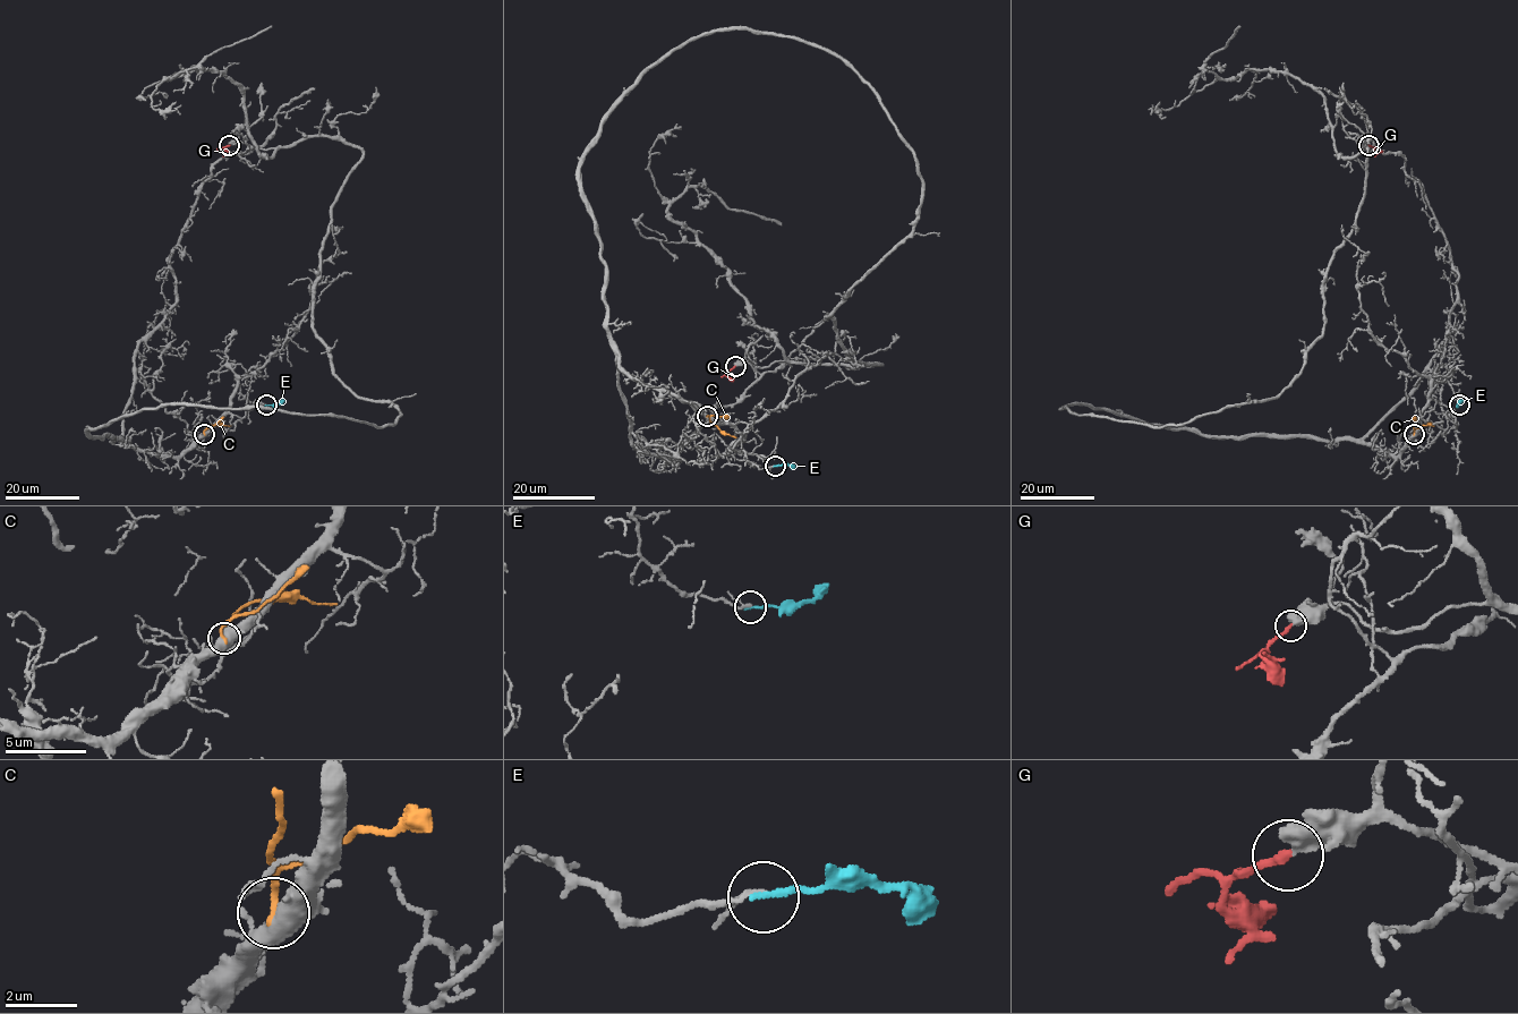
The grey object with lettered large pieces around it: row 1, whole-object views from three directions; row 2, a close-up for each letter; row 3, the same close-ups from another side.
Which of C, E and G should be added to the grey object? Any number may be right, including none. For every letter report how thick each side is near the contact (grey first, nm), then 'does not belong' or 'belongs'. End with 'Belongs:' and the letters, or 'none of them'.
C: 460/180 nm | does not belong
E: 180/180 nm | does not belong
G: 500/240 nm | belongs
Belongs: G

